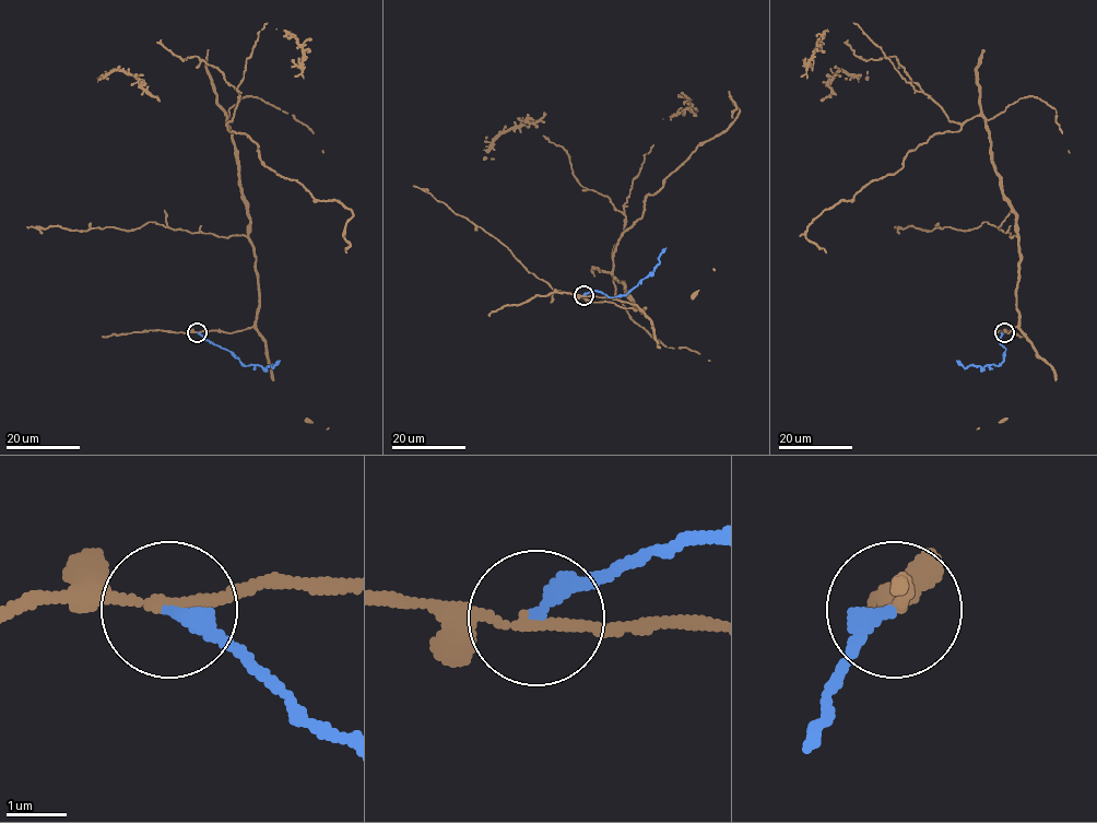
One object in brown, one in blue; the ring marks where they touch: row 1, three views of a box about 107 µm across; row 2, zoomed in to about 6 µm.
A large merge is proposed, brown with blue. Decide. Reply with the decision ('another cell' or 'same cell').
another cell

